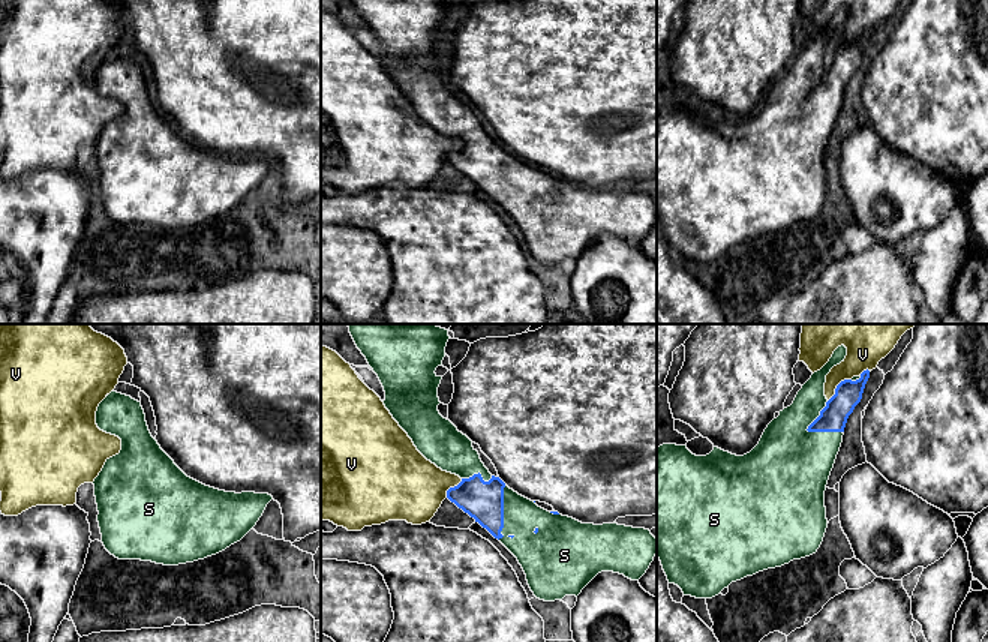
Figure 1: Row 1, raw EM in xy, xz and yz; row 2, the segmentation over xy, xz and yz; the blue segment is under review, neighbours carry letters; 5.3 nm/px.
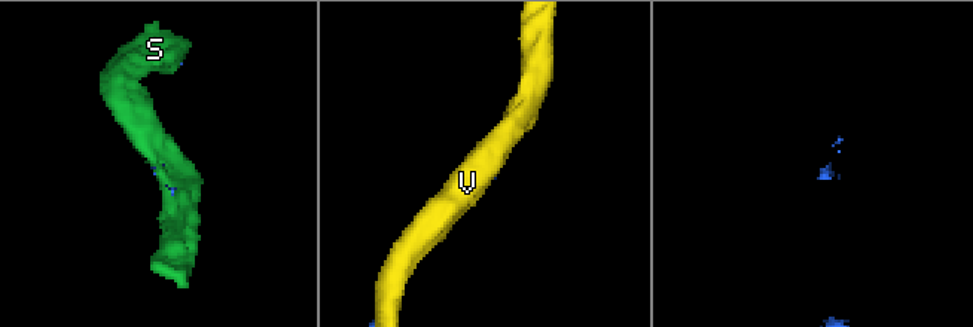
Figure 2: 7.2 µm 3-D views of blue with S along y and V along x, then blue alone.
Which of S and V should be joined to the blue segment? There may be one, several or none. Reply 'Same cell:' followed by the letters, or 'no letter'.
Same cell: S

